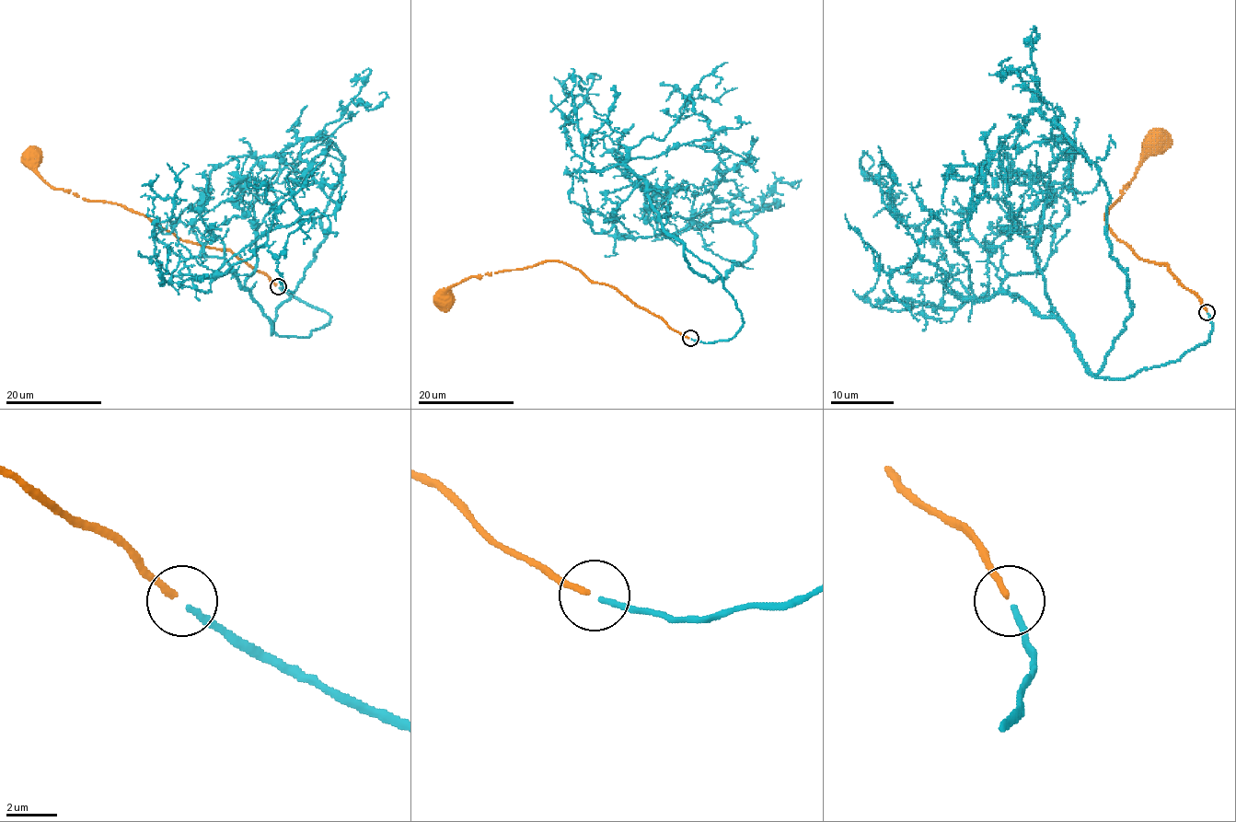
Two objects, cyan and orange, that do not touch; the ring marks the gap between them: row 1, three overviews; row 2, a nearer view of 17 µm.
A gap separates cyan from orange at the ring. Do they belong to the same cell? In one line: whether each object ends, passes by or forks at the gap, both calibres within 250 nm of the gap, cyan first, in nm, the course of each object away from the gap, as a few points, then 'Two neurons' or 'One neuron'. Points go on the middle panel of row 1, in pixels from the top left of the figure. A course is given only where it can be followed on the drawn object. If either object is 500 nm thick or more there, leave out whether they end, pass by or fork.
At the ring cyan ends. At the ring orange ends. Thickness 240 nm (cyan) against 240 nm. Course of cyan: (691, 338), (725, 341), (743, 318), (657, 219), (668, 207), (698, 226), (735, 223), (778, 180), (791, 186). Course of orange: (688, 338), (616, 289), (594, 283), (559, 261), (465, 278), (444, 296). One neuron

